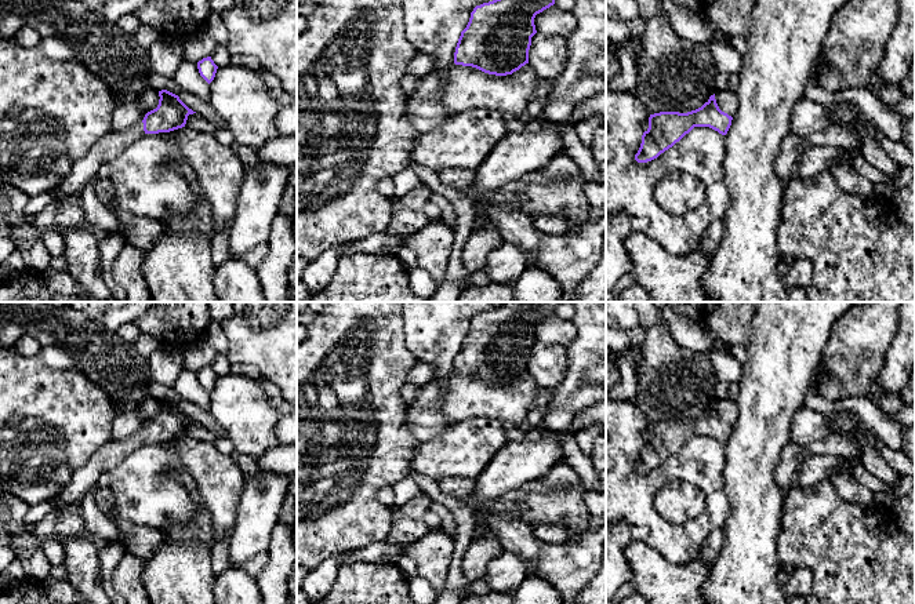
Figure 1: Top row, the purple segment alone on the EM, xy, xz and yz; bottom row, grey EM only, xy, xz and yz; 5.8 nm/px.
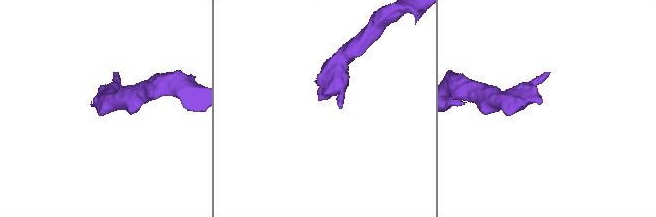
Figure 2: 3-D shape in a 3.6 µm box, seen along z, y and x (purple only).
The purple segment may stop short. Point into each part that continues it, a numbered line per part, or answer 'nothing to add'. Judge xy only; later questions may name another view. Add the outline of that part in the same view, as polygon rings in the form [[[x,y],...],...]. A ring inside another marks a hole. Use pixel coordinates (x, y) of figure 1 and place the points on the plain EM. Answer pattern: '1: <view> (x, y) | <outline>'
1: xy (113, 452) | [[[135,432],[127,439],[108,441],[88,462],[77,469],[72,480],[51,501],[52,507],[65,507],[80,503],[83,496],[99,484],[99,477],[120,465],[130,454],[145,443],[144,432]]]

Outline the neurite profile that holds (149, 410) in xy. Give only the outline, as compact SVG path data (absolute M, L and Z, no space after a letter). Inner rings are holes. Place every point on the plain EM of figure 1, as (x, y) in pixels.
M146 399L141 407L141 415L144 418L144 422L146 423L148 421L153 419L159 414L159 400L156 399Z

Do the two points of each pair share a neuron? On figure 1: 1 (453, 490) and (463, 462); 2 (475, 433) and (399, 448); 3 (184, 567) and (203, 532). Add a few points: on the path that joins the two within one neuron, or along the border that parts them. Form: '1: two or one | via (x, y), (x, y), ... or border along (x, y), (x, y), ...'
1: two | border along (475, 477), (445, 477), (439, 481)
2: two | border along (420, 443), (414, 451), (411, 469)
3: one | via (184, 559), (185, 550), (195, 541)

